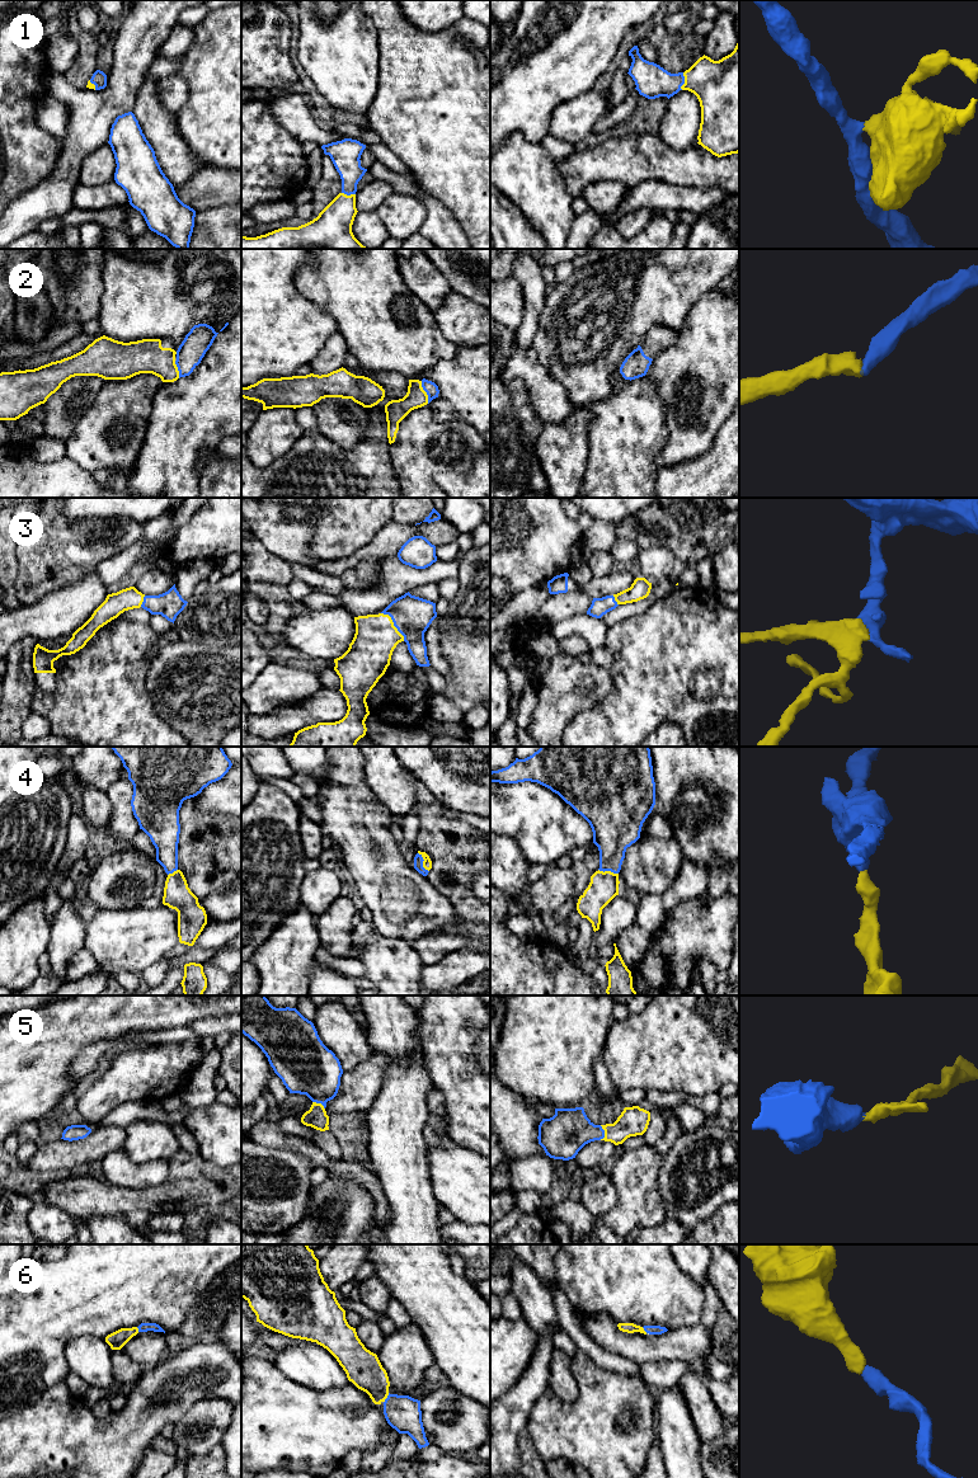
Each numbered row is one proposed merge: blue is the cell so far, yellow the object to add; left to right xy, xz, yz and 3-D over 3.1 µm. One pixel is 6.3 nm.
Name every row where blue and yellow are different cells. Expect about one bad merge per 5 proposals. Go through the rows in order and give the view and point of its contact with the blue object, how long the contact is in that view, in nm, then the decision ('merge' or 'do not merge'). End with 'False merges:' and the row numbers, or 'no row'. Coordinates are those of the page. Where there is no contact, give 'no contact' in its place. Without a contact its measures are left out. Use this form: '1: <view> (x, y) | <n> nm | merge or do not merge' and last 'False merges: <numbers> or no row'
1: yz (683, 81) | 110 nm | merge
2: xz (426, 391) | 150 nm | merge
3: xz (394, 625) | 240 nm | merge
4: xz (422, 862) | 140 nm | merge
5: yz (603, 1133) | 100 nm | merge
6: xz (386, 1398) | 70 nm | merge
False merges: no row

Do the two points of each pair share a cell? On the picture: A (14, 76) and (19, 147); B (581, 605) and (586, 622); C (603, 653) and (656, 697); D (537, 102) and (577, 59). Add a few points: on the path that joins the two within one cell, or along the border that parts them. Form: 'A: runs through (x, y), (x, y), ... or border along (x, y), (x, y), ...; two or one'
A: runs through (14, 94), (14, 130); one
B: border along (586, 612), (569, 616), (555, 624); two
C: border along (605, 645), (612, 655), (610, 668); two
D: runs through (549, 93), (551, 84), (565, 70); one

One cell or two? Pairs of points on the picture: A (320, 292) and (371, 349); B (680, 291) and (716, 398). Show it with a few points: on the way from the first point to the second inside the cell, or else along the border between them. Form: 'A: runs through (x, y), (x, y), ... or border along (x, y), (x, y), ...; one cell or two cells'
A: runs through (335, 305), (365, 334); one cell
B: border along (686, 325), (678, 333); two cells

